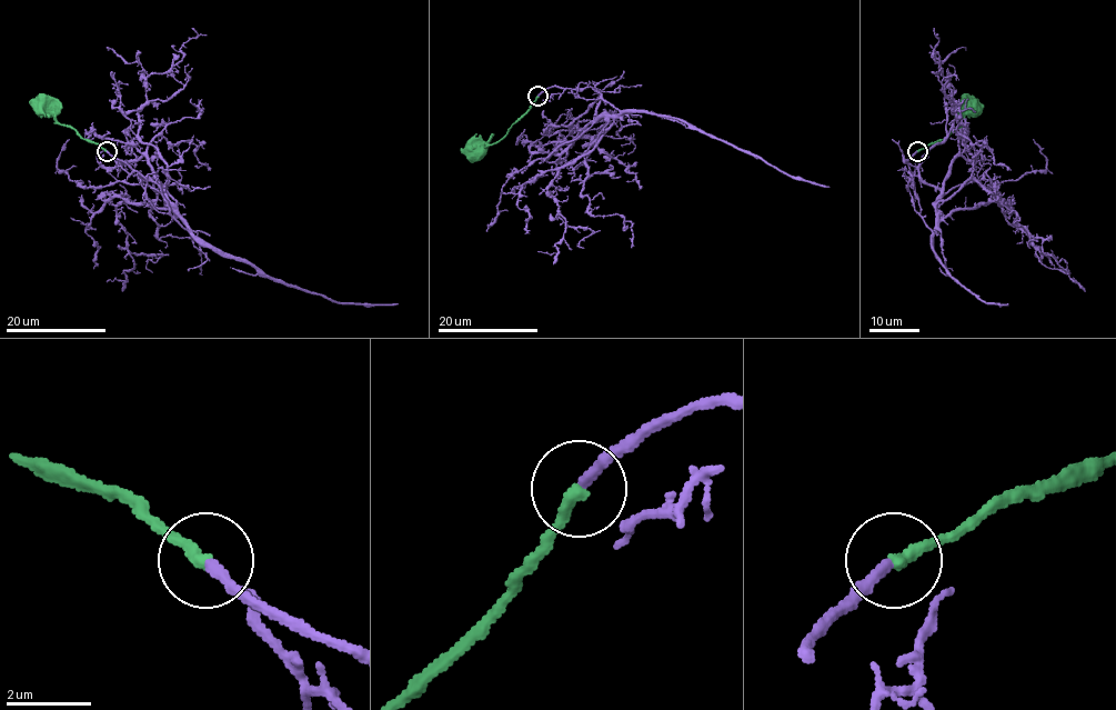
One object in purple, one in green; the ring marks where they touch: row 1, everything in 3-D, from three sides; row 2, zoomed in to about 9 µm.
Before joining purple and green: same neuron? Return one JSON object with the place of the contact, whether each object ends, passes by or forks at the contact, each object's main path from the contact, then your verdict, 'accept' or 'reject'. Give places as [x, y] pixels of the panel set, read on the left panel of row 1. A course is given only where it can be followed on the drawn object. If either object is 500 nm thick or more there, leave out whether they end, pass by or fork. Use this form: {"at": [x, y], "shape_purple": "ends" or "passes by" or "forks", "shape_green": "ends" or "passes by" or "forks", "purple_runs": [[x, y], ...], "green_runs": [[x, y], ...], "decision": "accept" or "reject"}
{"at": [107, 151], "shape_purple": "ends", "shape_green": "ends", "purple_runs": [[106, 151], [148, 176], [188, 228], [163, 190], [167, 163], [138, 134], [138, 52], [126, 62], [107, 50]], "green_runs": [[106, 151], [56, 121], [54, 109], [50, 103], [43, 104]], "decision": "accept"}

